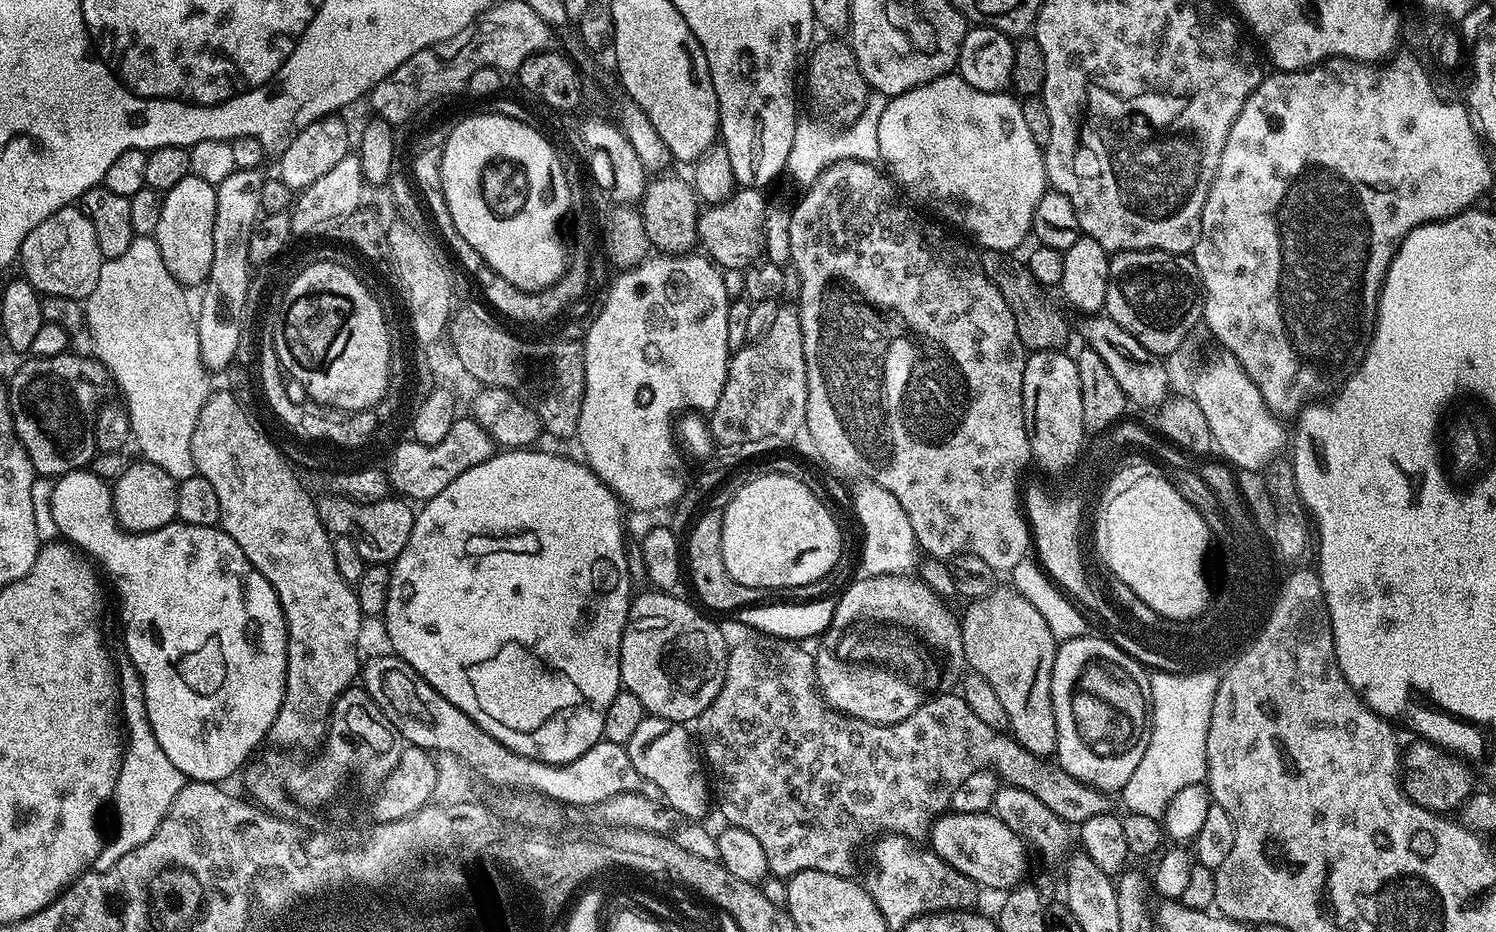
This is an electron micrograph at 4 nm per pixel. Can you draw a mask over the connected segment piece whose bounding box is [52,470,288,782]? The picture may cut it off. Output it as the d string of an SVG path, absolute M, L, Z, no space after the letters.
M89 470L68 472L53 483L52 513L57 533L81 553L91 557L97 565L100 563L116 579L116 592L120 595L120 620L124 623L123 651L132 659L132 664L142 678L142 686L146 694L146 714L150 718L154 738L158 738L158 746L166 750L166 758L170 758L170 762L174 762L177 770L188 780L224 782L227 776L232 776L235 772L237 775L253 753L265 743L264 736L266 740L271 733L272 723L274 718L278 718L278 710L282 706L282 698L286 690L288 627L284 621L284 611L270 582L266 582L266 578L262 578L262 574L249 562L246 554L242 554L238 542L234 542L234 538L230 538L230 534L226 534L219 526L211 528L173 522L153 532L127 532L116 520L111 487L107 483L98 482L97 476Z

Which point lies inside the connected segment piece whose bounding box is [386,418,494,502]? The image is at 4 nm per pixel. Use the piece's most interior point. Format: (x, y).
(418, 471)

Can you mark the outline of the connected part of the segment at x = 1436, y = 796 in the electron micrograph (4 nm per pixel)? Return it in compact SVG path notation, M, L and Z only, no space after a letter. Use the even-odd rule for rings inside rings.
M1416 738L1413 741L1409 748L1407 745L1404 756L1402 784L1404 790L1417 804L1421 804L1423 808L1429 808L1431 812L1452 814L1463 808L1477 787L1476 780L1472 777L1473 765L1457 753L1441 748L1430 740Z

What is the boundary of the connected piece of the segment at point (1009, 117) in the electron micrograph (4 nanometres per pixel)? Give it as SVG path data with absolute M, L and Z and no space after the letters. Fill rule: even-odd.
M958 74L940 76L937 80L930 81L929 84L912 88L909 92L903 92L902 95L889 99L886 110L882 110L882 118L878 122L878 150L880 151L880 160L886 169L887 175L902 188L904 186L905 190L913 196L911 199L917 205L925 204L926 207L933 208L937 212L935 215L941 221L949 220L949 222L944 222L947 222L949 225L954 224L956 227L968 231L980 243L983 249L989 248L990 250L998 250L999 252L1007 252L1009 254L1015 253L1017 251L1015 248L1024 239L1029 239L1036 207L1040 205L1040 200L1044 197L1045 191L1049 187L1048 175L1044 169L1042 146L1030 134L1029 127L1026 126L1025 119L1022 118L1020 105L1021 101L1012 94L974 90L974 86L967 84Z

